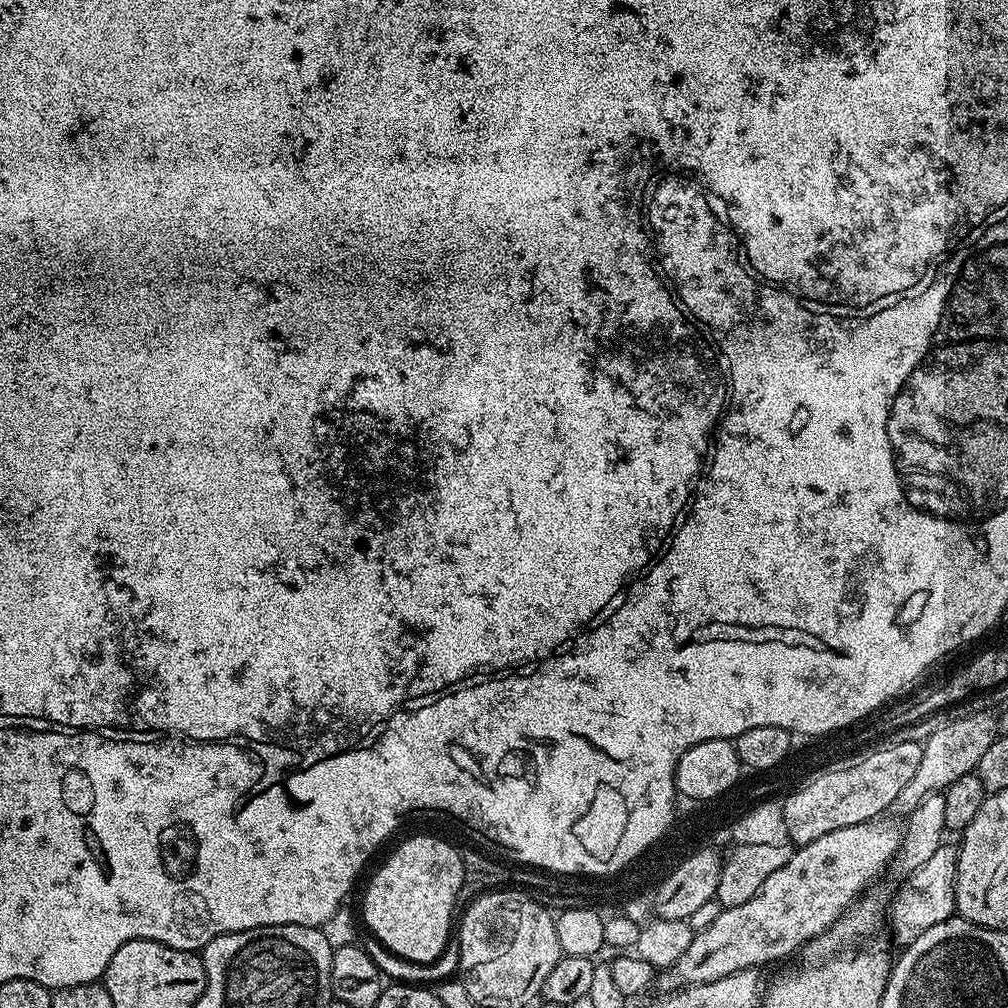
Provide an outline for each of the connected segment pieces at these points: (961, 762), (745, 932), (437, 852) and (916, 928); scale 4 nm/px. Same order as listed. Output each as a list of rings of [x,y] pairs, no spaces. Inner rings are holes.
[[[976,710],[972,714],[973,716],[960,714],[949,719],[950,727],[944,728],[944,731],[938,732],[936,736],[932,737],[927,752],[924,753],[922,762],[918,766],[917,772],[914,773],[914,778],[902,789],[902,794],[898,794],[898,798],[894,798],[891,807],[893,813],[897,812],[900,818],[906,818],[914,810],[918,810],[922,798],[935,792],[943,792],[945,788],[958,782],[958,778],[971,776],[975,773],[978,761],[982,759],[982,754],[986,754],[990,742],[996,740],[998,720],[988,710]]]
[[[877,818],[846,826],[842,830],[830,830],[822,834],[822,838],[814,838],[814,842],[799,845],[793,851],[790,862],[786,862],[782,870],[774,870],[774,874],[770,874],[770,878],[762,882],[762,890],[758,890],[758,894],[754,894],[750,902],[723,909],[712,925],[693,935],[686,954],[682,954],[682,958],[678,958],[678,962],[671,968],[659,973],[658,984],[661,984],[661,989],[677,989],[685,984],[714,982],[738,970],[760,968],[771,960],[780,960],[783,956],[790,955],[791,952],[792,955],[799,953],[808,941],[821,936],[843,912],[848,911],[875,885],[872,883],[887,870],[888,863],[897,859],[901,835],[901,829],[895,828],[888,818]]]
[[[412,836],[402,841],[373,874],[364,892],[362,920],[368,923],[367,931],[394,955],[412,963],[434,963],[454,928],[452,911],[458,908],[465,867],[459,850],[436,836]]]
[[[955,843],[940,844],[928,861],[903,877],[904,885],[886,908],[886,924],[892,927],[891,939],[896,939],[900,946],[914,942],[918,934],[930,930],[930,926],[938,926],[938,922],[946,922],[956,912],[957,851]]]

